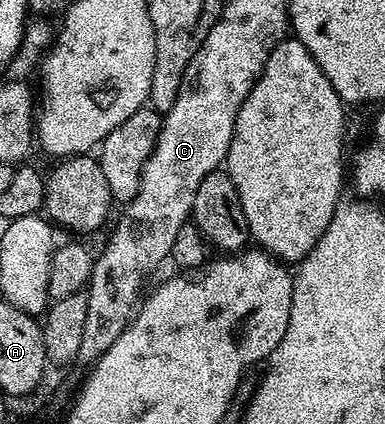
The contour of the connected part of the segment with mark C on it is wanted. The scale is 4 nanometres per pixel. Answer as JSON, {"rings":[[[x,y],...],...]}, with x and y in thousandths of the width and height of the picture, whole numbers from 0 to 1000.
{"rings":[[[571,45],[556,57],[551,73],[540,73],[509,130],[499,130],[462,215],[465,222],[478,224],[481,236],[486,229],[494,238],[525,238],[525,267],[514,257],[494,257],[483,267],[494,285],[462,285],[462,274],[478,252],[475,241],[465,236],[447,243],[447,262],[436,262],[421,276],[421,304],[410,311],[395,366],[379,380],[379,392],[369,396],[369,420],[353,460],[340,474],[325,476],[319,493],[327,495],[319,498],[317,514],[299,526],[296,542],[288,545],[286,561],[265,587],[265,599],[257,594],[247,604],[234,670],[221,684],[229,705],[229,745],[218,752],[218,802],[208,807],[203,830],[205,863],[247,861],[260,837],[270,837],[270,828],[281,828],[281,818],[291,818],[291,809],[301,809],[301,800],[312,800],[312,790],[335,771],[364,710],[358,689],[369,682],[369,660],[421,613],[429,618],[439,608],[447,573],[457,573],[457,554],[468,535],[478,535],[496,519],[519,422],[530,422],[530,413],[540,413],[584,382],[613,300],[613,271],[634,233],[644,233],[655,205],[670,193],[670,179],[686,167],[701,125],[732,94],[738,94],[735,80],[701,80],[691,68],[670,68],[652,83],[647,97],[623,61],[584,59],[584,47]]]}

